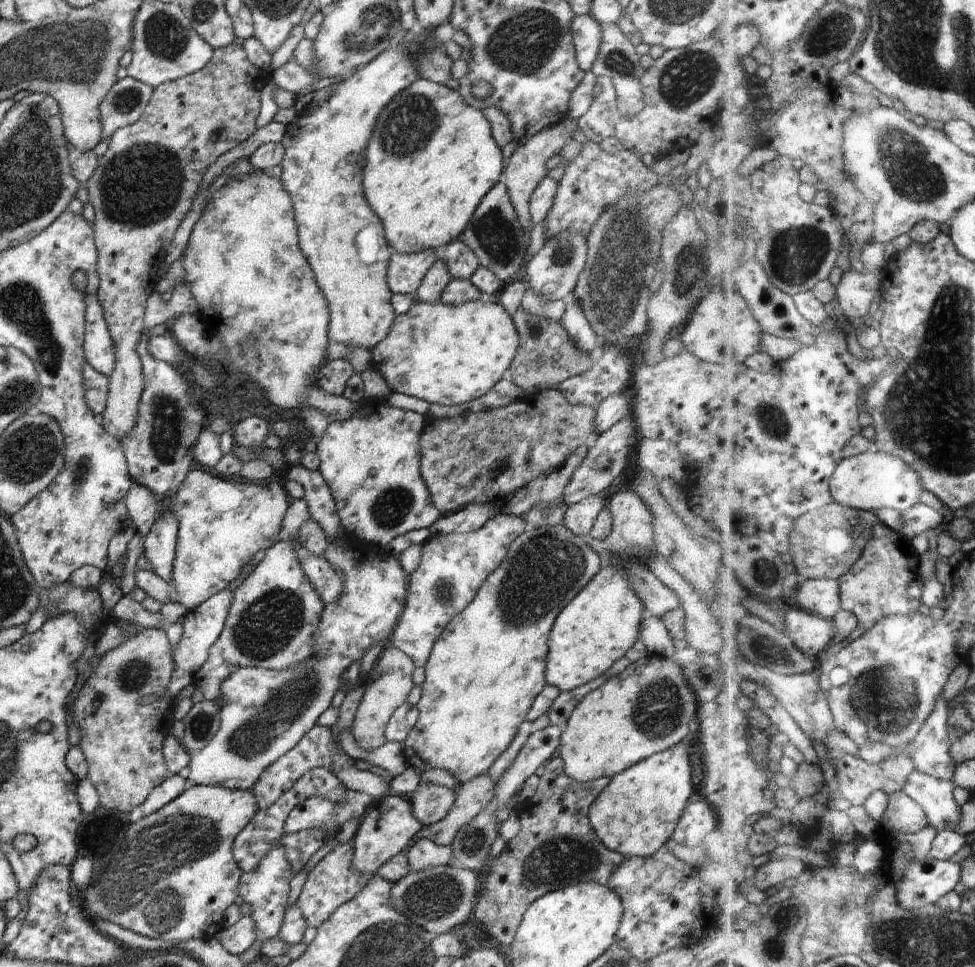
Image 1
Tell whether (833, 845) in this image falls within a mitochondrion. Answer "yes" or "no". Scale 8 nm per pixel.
no

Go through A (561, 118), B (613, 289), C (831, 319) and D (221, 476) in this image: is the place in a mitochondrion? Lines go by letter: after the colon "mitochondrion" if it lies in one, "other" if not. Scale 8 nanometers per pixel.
A: other
B: mitochondrion
C: other
D: other

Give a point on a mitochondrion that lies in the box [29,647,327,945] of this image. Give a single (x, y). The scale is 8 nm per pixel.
(152, 889)

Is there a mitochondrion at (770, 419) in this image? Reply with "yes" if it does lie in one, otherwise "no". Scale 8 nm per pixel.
yes

